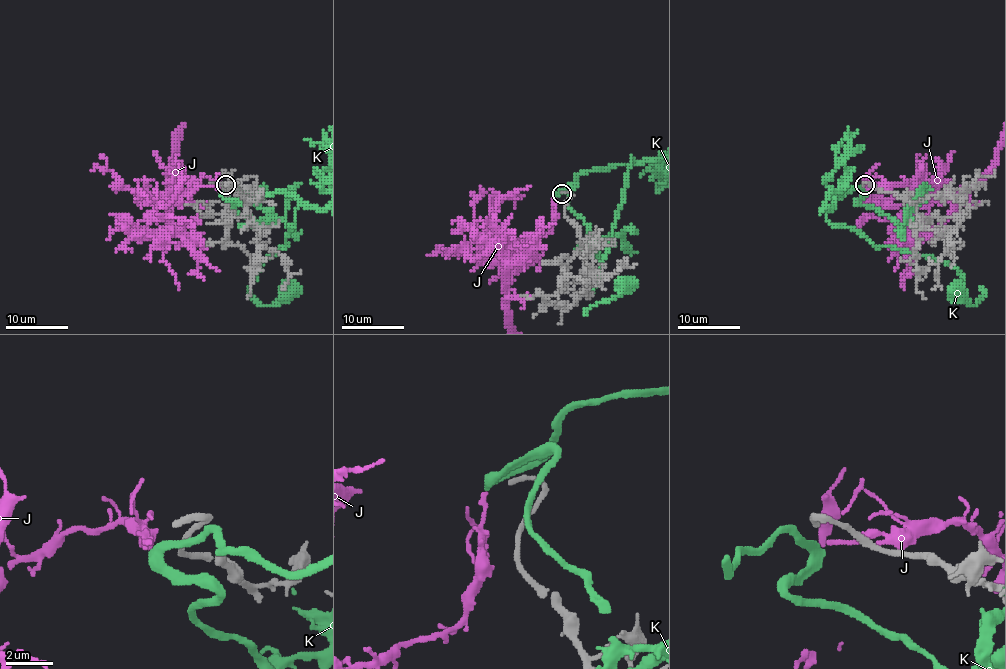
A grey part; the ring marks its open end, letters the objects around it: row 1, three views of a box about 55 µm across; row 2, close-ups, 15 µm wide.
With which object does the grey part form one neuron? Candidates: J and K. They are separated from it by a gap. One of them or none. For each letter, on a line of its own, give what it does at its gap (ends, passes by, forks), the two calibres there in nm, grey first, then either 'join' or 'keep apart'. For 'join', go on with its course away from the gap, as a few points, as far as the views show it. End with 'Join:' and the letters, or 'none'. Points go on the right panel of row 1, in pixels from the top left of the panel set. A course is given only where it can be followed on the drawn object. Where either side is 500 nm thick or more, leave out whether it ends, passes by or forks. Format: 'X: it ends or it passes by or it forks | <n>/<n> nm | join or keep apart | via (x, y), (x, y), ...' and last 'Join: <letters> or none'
J: it ends | 200/190 nm | keep apart
K: it passes by | 200/300 nm | keep apart
Join: none

